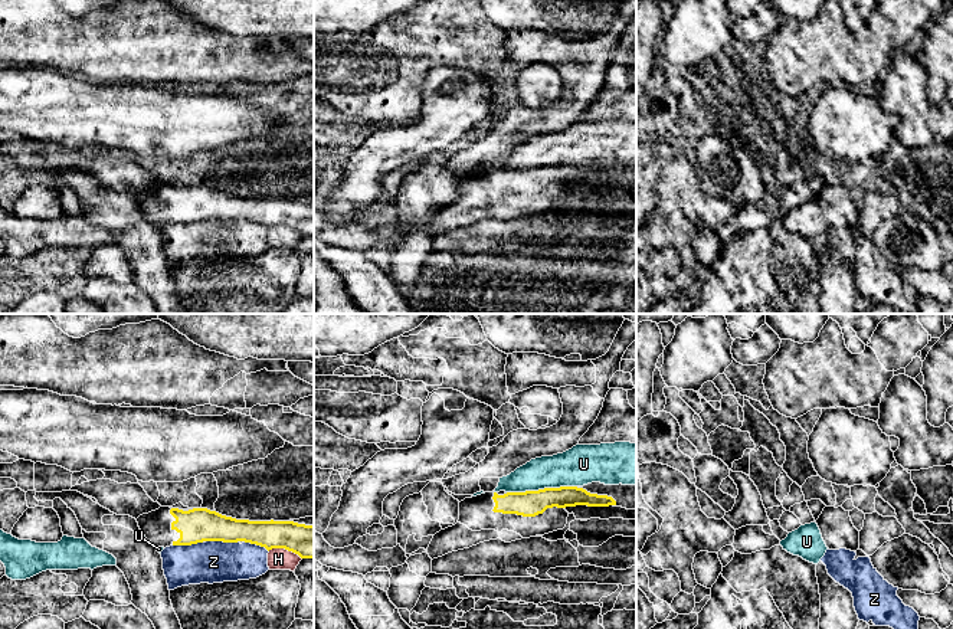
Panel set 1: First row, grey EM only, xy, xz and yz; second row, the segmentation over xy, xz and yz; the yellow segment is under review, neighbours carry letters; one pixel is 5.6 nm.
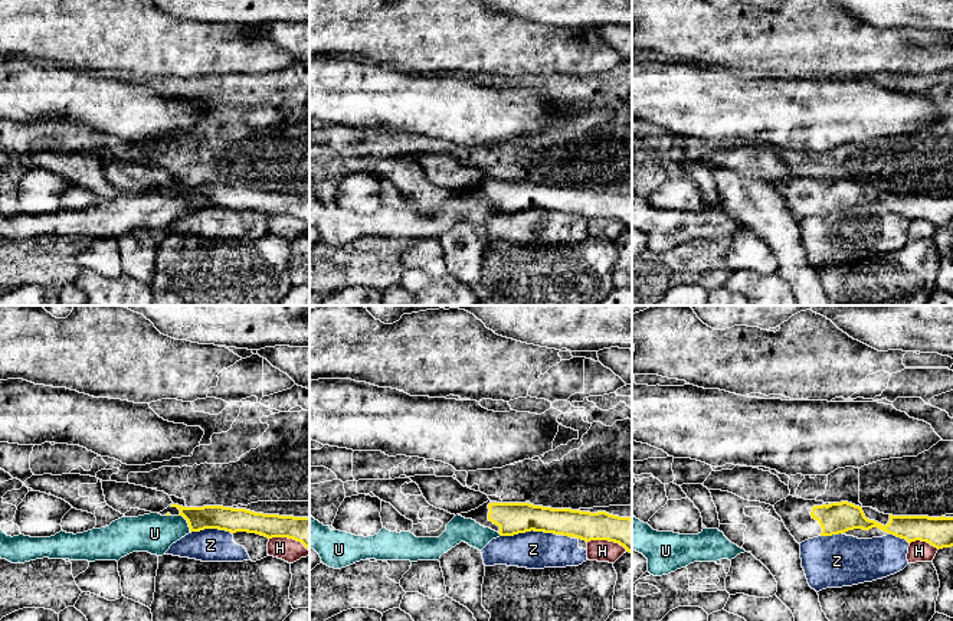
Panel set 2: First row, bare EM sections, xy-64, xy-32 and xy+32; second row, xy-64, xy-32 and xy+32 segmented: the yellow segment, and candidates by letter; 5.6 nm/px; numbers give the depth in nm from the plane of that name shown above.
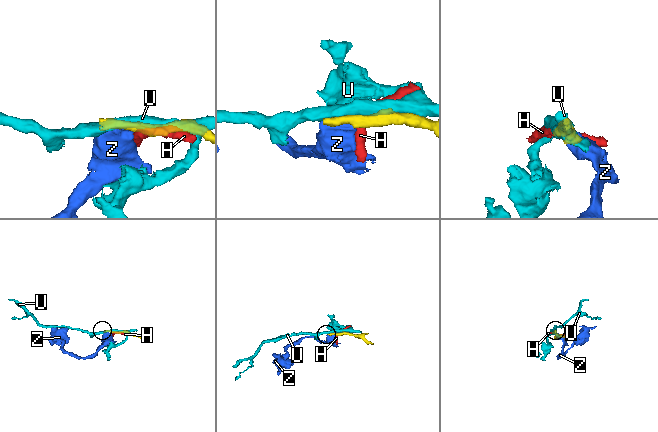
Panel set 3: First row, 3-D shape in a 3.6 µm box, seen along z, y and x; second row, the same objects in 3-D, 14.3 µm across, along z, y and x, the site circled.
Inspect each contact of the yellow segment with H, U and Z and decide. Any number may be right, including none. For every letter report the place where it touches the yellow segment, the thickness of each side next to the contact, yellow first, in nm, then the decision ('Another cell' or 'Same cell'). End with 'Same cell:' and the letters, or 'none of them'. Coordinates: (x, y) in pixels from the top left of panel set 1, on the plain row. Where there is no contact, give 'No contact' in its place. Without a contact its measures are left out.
H: Touches yellow at xy (285, 226). Thickness 190 nm (yellow) against 130 nm. Another cell
U: Touches yellow at xz (542, 167). Thickness 140 nm (yellow) against 220 nm. Another cell
Z: Touches yellow at xy (222, 218). Thickness 190 nm (yellow) against 240 nm. Another cell
Same cell: none of them

